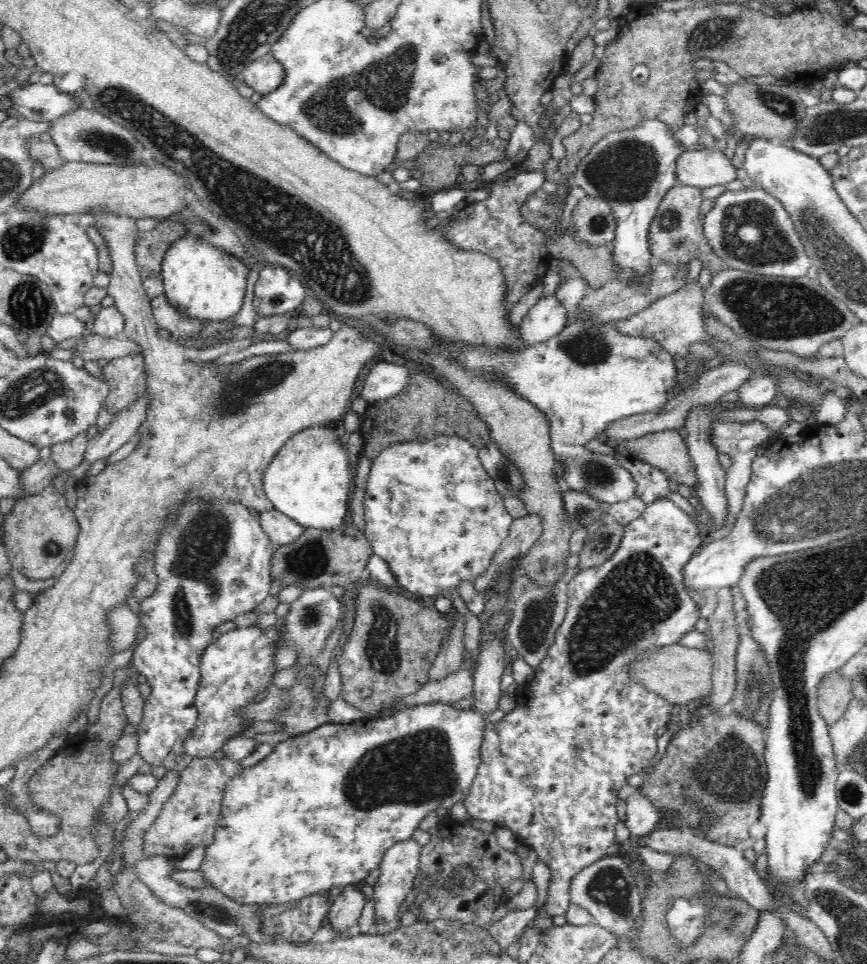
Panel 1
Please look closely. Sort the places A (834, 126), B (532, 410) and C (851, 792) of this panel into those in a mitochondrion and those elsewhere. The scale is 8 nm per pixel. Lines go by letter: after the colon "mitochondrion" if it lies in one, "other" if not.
A: mitochondrion
B: other
C: mitochondrion

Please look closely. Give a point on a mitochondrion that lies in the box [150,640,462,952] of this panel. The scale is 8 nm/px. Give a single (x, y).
(219, 914)

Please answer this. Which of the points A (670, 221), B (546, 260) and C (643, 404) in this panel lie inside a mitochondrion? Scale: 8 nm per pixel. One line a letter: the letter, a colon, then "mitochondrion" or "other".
A: mitochondrion
B: other
C: other

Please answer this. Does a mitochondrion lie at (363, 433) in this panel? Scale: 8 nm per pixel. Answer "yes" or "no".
no

